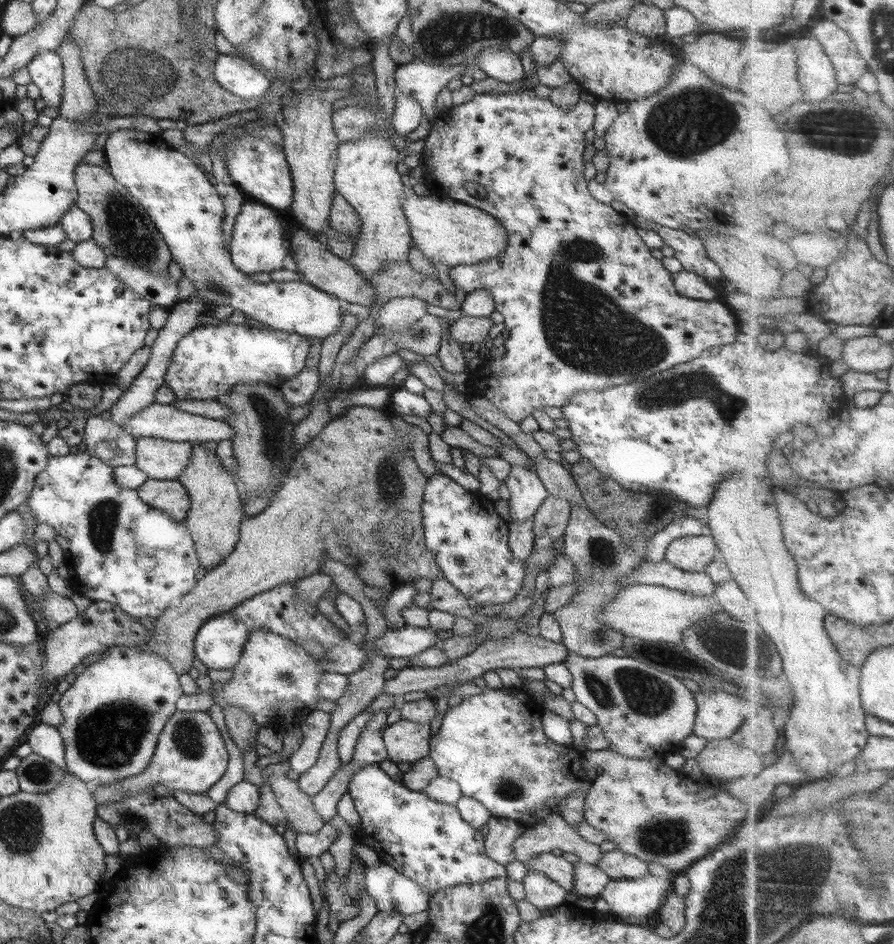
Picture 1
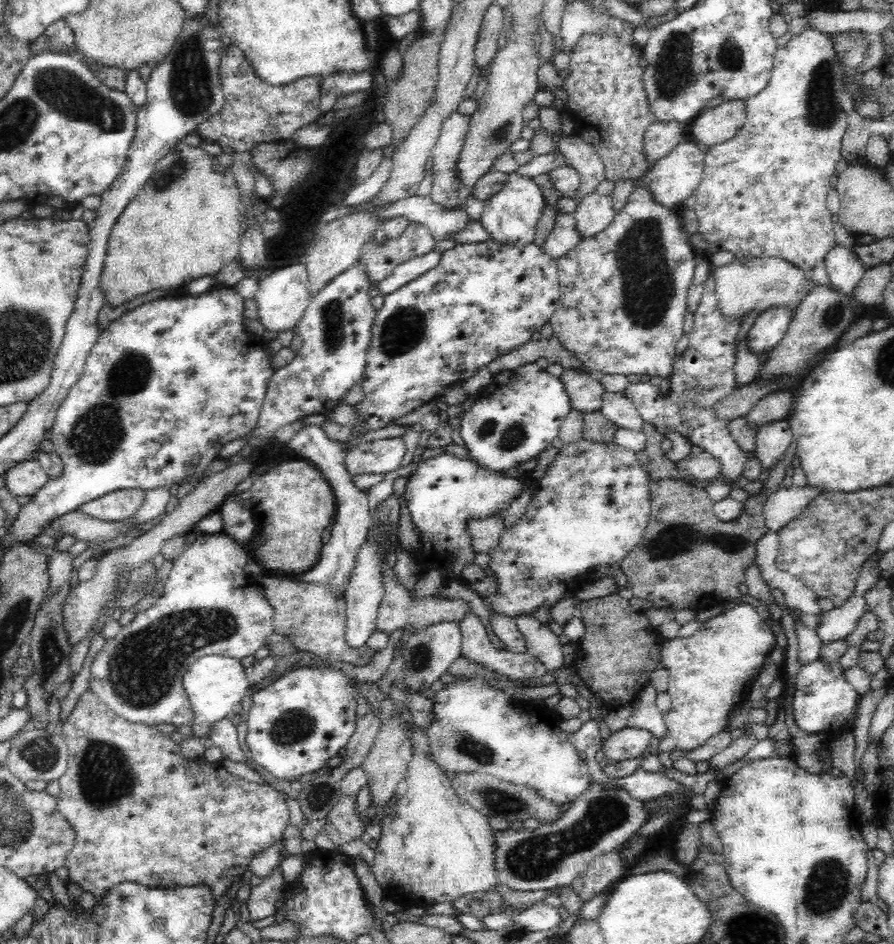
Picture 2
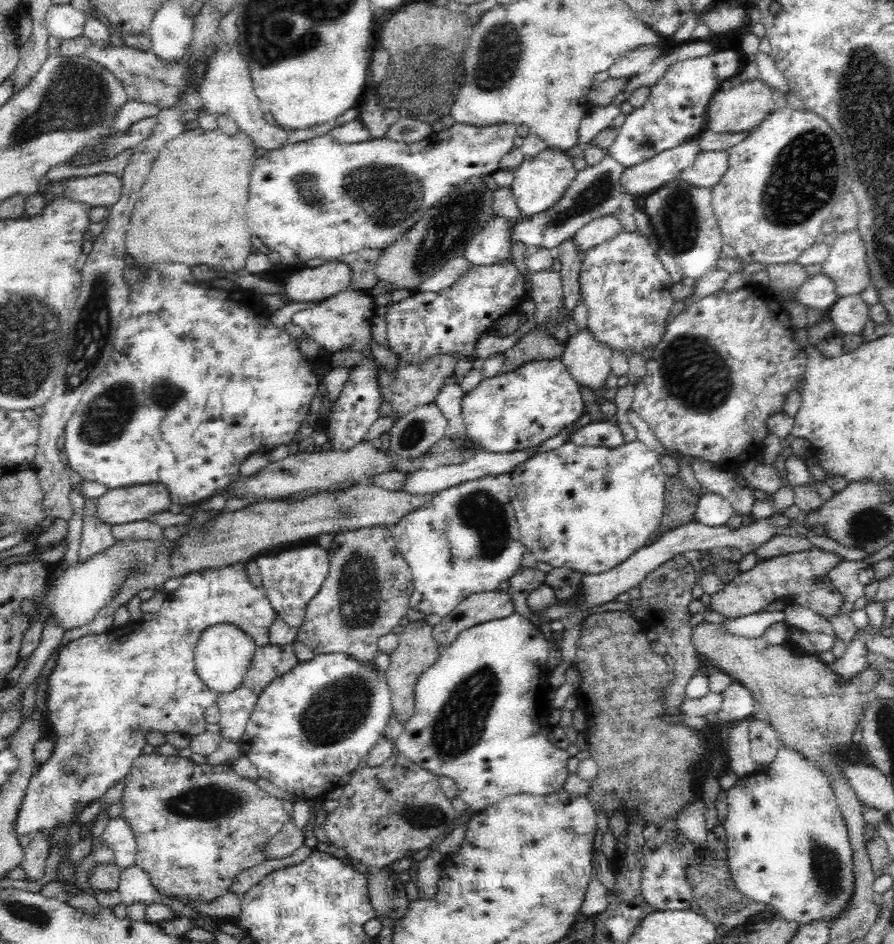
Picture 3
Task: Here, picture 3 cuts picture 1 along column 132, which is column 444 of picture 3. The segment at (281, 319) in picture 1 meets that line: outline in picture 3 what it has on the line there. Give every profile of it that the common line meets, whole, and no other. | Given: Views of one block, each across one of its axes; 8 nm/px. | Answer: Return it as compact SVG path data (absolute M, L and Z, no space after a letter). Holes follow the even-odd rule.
M453 124L450 128L432 132L428 138L412 142L396 142L388 138L370 139L366 142L354 142L354 144L340 144L329 134L317 136L315 138L298 143L288 143L278 150L265 151L265 155L252 158L252 168L250 168L249 196L247 202L247 226L251 235L257 236L265 251L275 251L280 254L282 264L296 266L312 260L322 260L322 262L339 261L341 257L352 255L364 248L384 248L392 245L400 236L414 227L416 222L424 218L424 213L428 213L446 194L450 195L456 188L464 186L470 176L492 175L500 170L500 160L514 147L514 138L517 136L517 125L514 124L494 124L494 125L472 125Z

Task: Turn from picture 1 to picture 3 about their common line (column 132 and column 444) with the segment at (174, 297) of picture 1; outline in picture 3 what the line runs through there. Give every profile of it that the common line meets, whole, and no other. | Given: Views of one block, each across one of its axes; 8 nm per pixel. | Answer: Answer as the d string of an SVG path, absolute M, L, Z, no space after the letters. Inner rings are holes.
M463 256L453 257L448 260L436 273L426 276L422 284L416 288L416 292L442 292L448 286L452 286L460 276L467 274L473 265Z

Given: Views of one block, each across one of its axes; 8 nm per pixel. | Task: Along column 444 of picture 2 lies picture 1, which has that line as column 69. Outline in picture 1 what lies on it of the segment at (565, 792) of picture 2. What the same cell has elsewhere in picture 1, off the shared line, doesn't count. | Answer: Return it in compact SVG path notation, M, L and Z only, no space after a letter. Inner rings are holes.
M116 645L113 647L108 647L103 653L102 658L98 661L87 666L82 672L70 678L71 686L62 694L60 698L60 711L64 715L64 722L57 727L60 732L61 738L63 739L63 744L65 746L65 764L67 772L77 776L80 780L93 786L99 785L112 785L115 781L126 779L127 777L140 774L149 764L154 755L161 730L166 726L168 718L177 712L176 703L178 699L183 695L183 690L179 682L179 676L176 674L176 669L170 664L169 660L164 657L158 656L152 651L145 650L141 646L132 645Z

